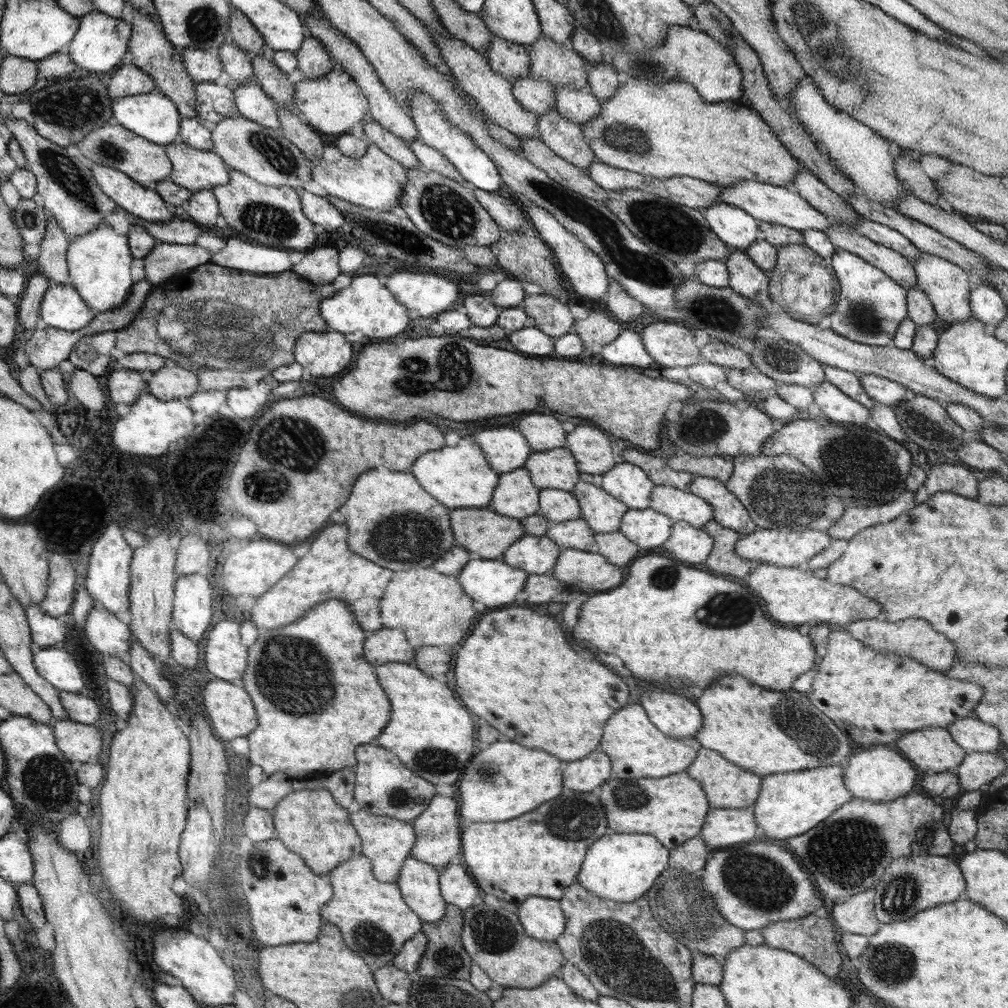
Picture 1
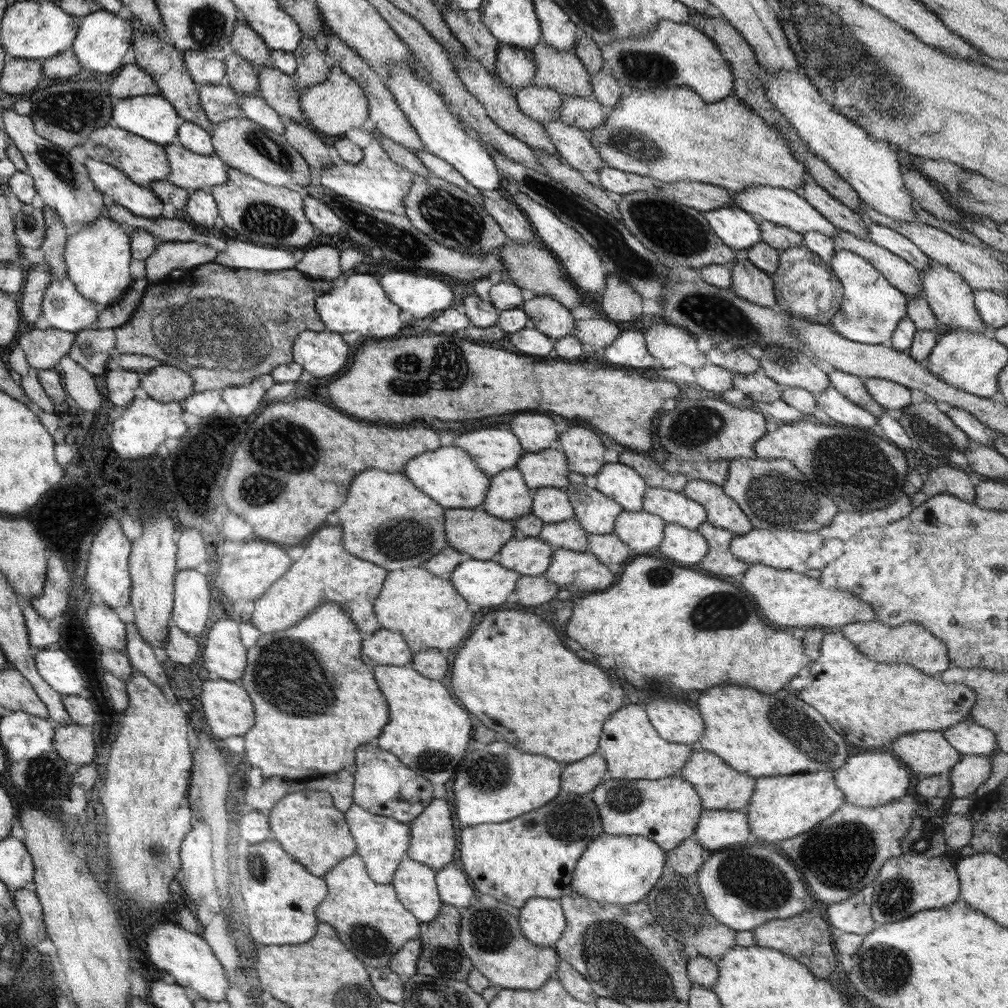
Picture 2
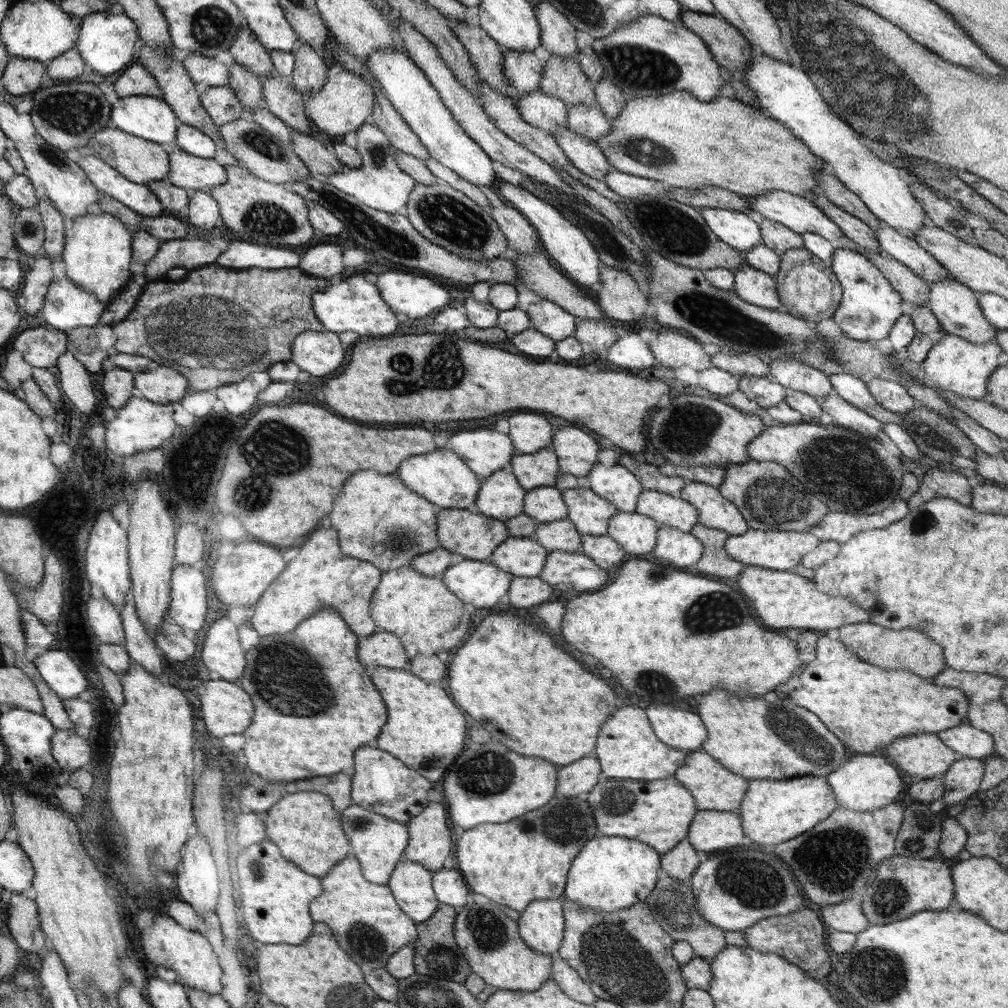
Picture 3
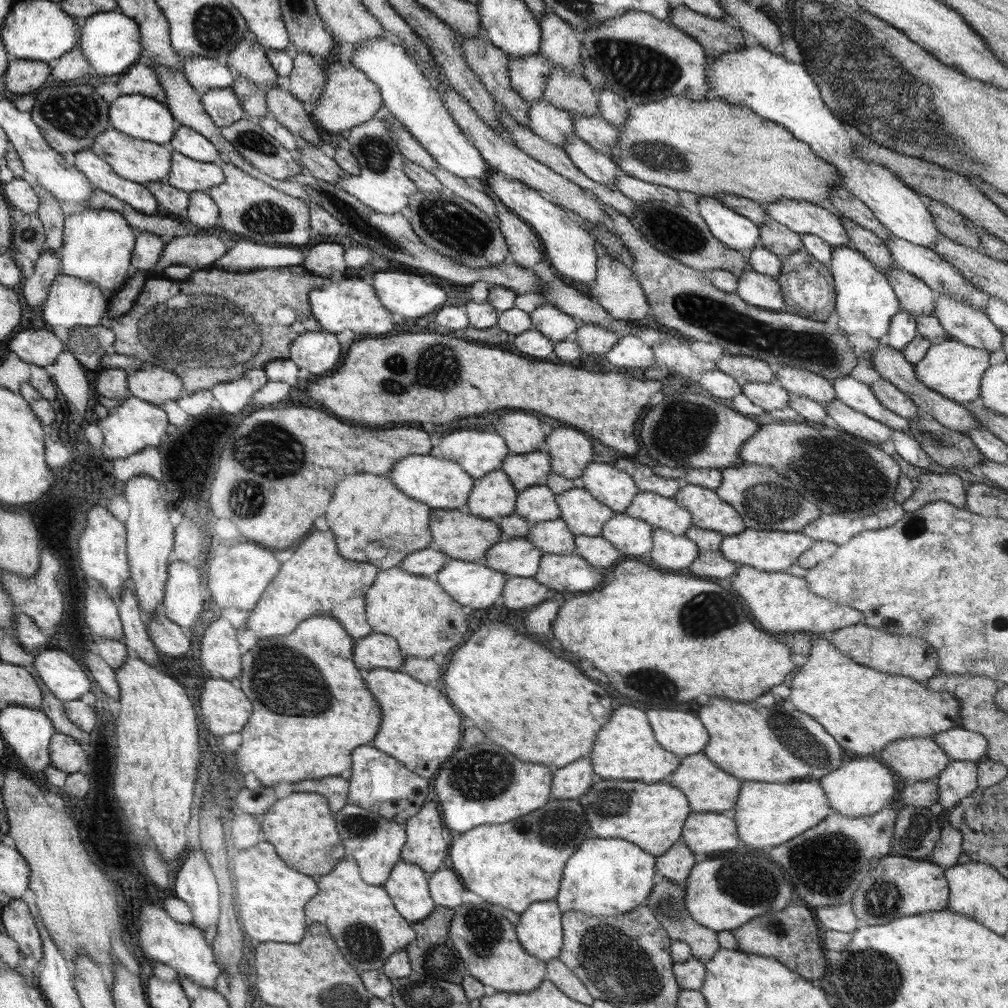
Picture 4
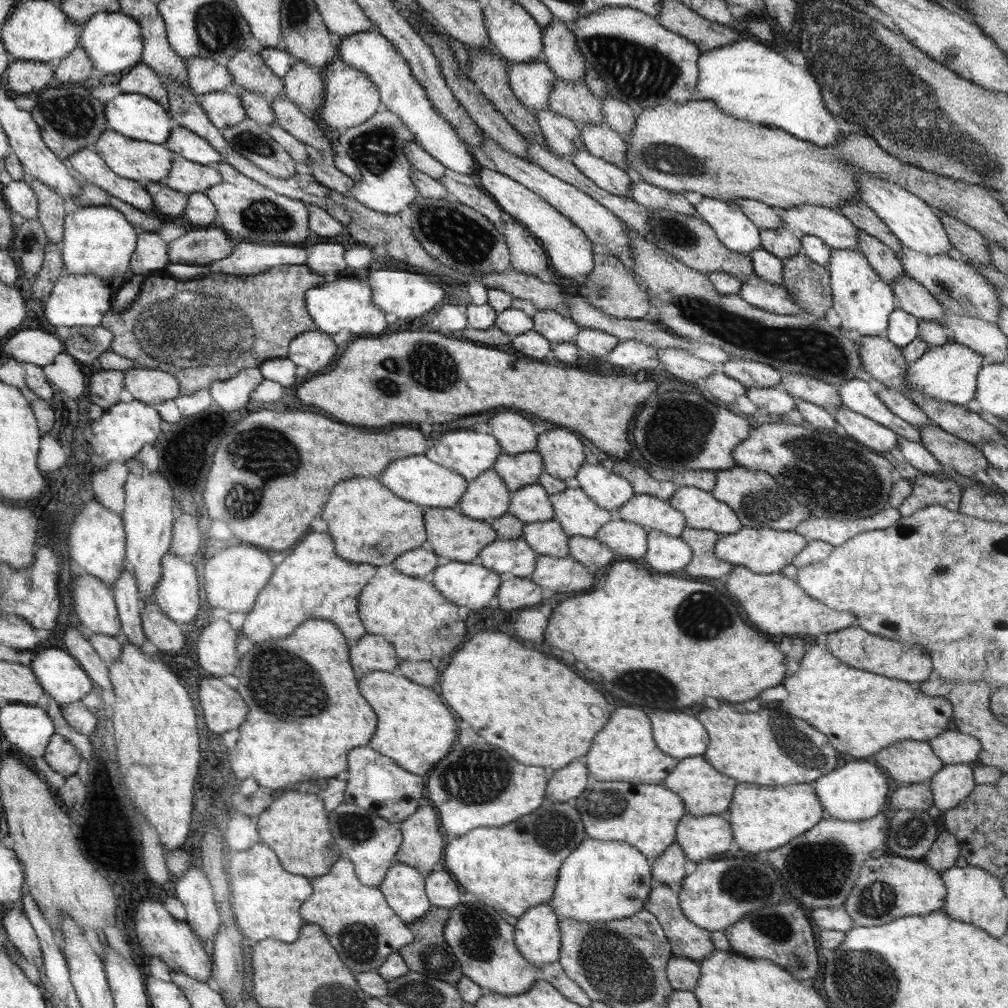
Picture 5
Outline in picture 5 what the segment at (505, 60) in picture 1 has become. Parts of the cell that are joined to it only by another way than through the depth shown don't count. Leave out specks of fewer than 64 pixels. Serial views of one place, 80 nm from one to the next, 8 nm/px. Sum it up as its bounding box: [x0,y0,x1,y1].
[508,60,558,114]

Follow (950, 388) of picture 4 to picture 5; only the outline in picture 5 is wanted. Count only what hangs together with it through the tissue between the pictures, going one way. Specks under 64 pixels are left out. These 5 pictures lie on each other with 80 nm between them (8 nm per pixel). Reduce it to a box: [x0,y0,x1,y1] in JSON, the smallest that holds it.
[905,340,983,406]

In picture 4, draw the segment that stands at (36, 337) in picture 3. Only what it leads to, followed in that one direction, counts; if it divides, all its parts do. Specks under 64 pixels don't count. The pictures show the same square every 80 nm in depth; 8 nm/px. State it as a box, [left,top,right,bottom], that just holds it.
[8,330,66,367]

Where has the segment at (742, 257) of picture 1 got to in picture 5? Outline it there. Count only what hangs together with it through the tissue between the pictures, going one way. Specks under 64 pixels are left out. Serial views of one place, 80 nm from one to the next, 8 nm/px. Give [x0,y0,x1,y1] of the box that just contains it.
[739,274,805,315]

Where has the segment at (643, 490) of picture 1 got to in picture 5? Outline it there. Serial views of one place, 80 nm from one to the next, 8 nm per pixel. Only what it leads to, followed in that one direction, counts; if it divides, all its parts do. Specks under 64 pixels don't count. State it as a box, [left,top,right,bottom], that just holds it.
[576,463,635,512]

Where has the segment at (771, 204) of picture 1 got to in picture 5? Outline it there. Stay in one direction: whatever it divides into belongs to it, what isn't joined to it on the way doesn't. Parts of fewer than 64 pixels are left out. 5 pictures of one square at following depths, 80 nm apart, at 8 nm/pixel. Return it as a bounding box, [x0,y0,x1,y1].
[778,204,858,250]

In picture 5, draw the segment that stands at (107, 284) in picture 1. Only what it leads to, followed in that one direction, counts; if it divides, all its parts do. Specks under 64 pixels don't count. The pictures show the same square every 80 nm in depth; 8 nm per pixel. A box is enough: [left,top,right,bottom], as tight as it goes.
[57,205,136,291]

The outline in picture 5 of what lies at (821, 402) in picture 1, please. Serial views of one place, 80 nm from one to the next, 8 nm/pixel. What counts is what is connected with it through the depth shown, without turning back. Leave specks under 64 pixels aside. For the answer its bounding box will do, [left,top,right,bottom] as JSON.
[832,405,899,456]

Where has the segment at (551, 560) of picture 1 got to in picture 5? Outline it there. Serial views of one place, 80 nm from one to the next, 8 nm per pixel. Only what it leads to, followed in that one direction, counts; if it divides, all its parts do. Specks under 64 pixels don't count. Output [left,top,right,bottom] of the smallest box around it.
[478,538,537,578]

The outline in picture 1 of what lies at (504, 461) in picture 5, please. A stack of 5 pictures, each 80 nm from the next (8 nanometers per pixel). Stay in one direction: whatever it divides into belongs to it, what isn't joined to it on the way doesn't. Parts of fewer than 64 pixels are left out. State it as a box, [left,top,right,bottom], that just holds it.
[523,446,582,492]

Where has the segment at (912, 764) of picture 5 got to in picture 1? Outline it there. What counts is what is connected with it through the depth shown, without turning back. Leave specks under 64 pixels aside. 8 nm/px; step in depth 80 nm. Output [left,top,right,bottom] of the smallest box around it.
[894,727,967,775]

